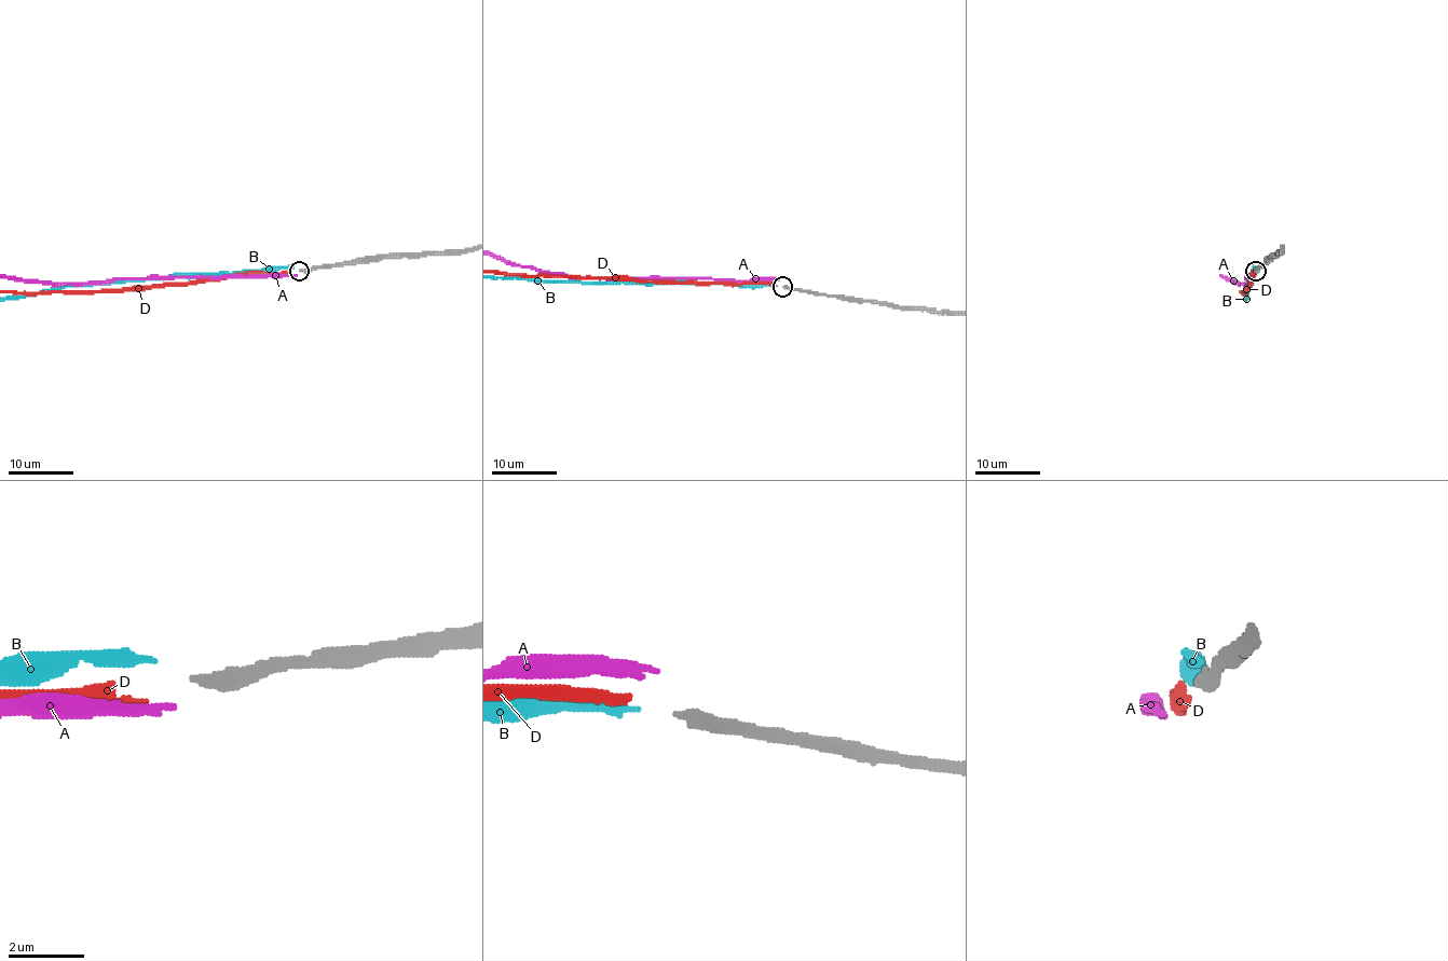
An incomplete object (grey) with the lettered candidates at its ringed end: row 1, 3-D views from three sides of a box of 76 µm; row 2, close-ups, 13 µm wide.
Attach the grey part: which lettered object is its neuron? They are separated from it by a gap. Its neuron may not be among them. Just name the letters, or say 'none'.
D

